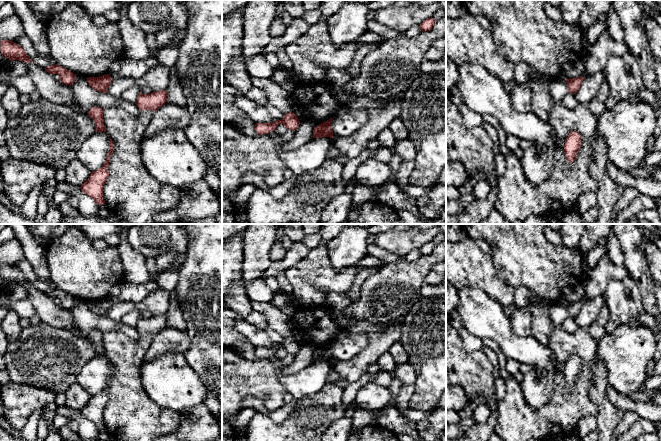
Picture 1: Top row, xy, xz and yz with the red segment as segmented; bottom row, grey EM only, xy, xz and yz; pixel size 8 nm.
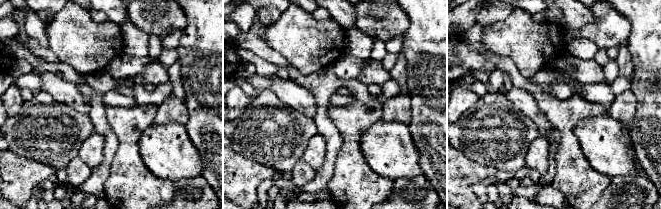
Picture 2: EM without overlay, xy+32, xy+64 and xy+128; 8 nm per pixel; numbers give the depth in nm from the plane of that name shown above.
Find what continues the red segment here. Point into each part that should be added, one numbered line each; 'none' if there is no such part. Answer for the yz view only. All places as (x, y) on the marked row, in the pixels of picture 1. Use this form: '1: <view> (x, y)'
none

